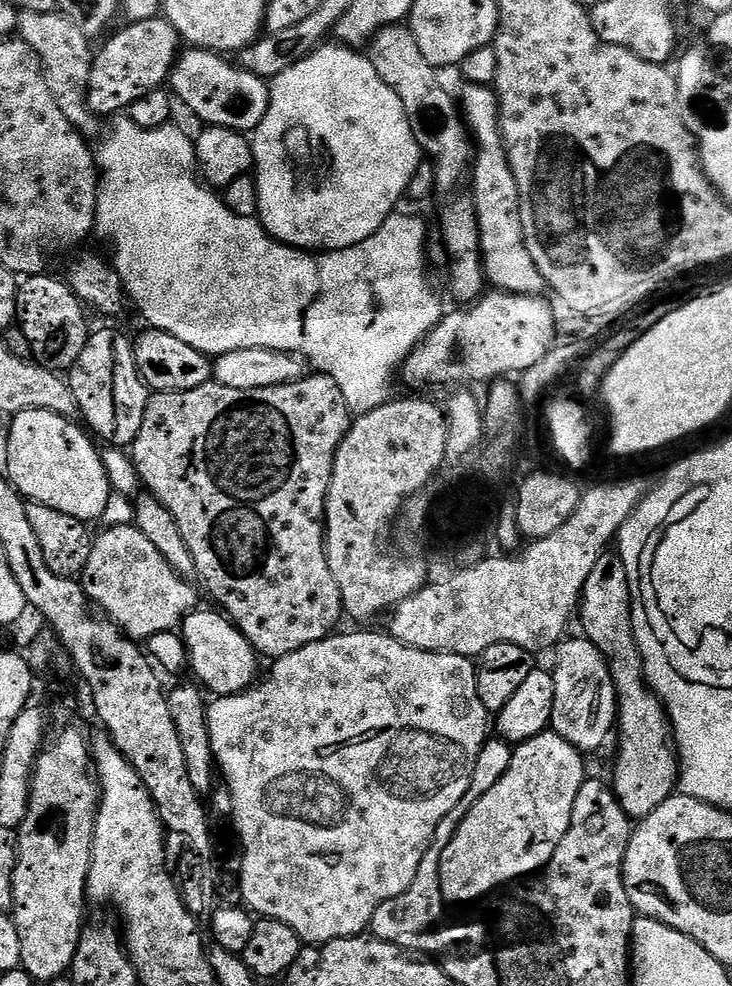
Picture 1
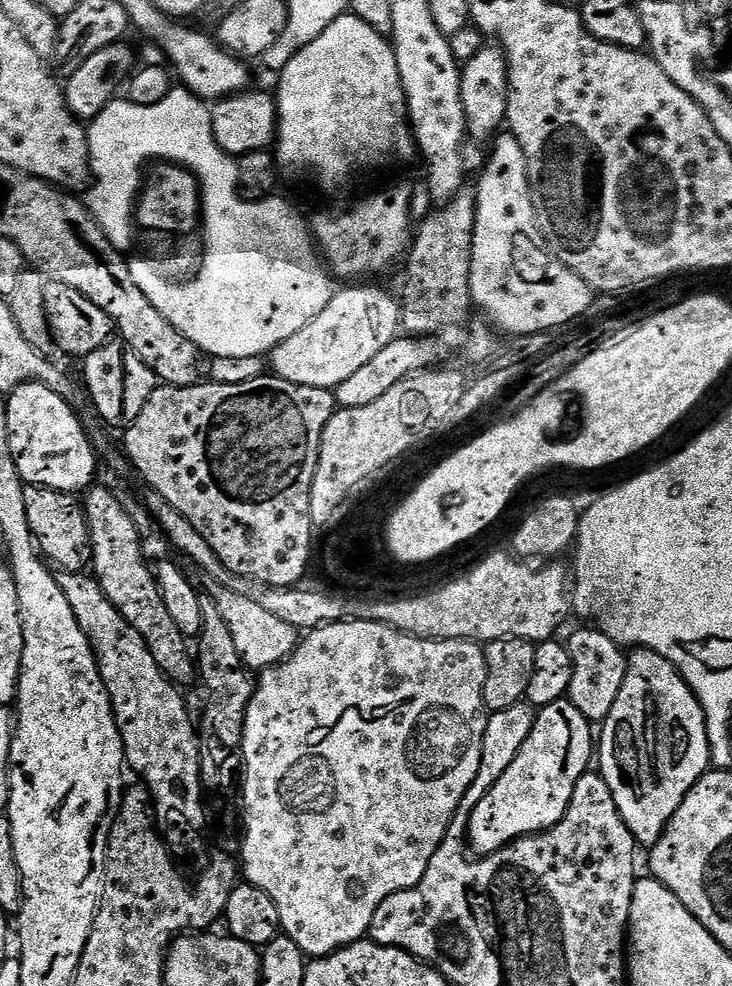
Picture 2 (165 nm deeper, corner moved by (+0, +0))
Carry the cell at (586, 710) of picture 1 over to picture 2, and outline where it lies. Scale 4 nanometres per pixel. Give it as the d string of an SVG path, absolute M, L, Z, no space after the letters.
M589 626L566 640L568 653L574 662L574 678L570 678L567 699L571 700L589 722L602 722L614 710L618 690L626 678L628 657L621 645L615 644L606 633Z

